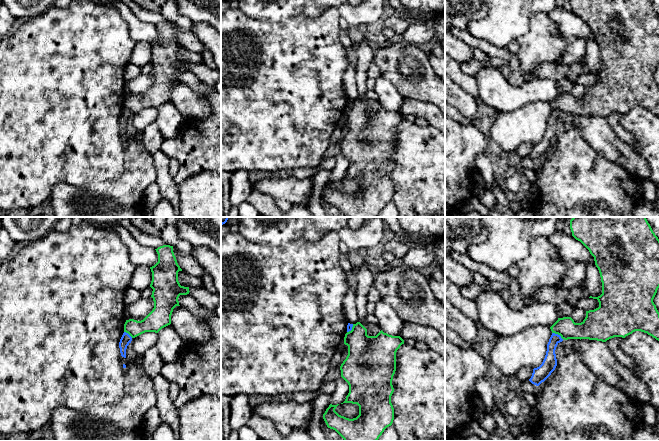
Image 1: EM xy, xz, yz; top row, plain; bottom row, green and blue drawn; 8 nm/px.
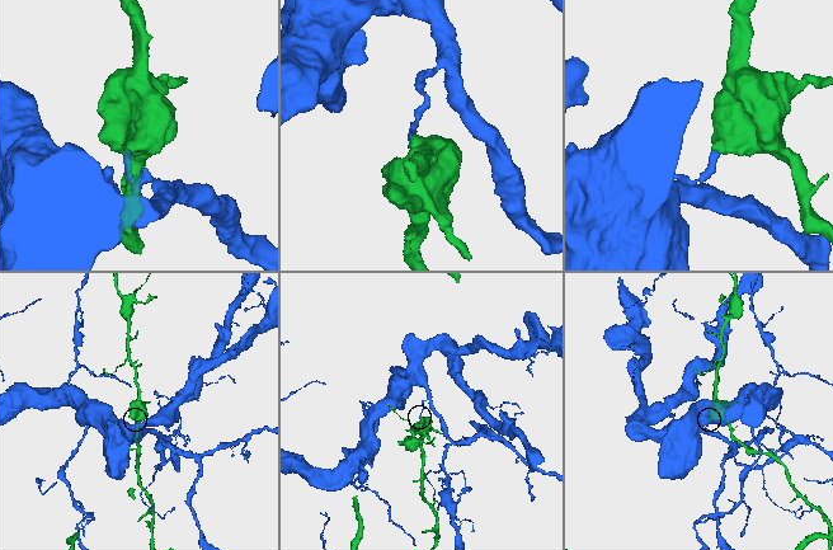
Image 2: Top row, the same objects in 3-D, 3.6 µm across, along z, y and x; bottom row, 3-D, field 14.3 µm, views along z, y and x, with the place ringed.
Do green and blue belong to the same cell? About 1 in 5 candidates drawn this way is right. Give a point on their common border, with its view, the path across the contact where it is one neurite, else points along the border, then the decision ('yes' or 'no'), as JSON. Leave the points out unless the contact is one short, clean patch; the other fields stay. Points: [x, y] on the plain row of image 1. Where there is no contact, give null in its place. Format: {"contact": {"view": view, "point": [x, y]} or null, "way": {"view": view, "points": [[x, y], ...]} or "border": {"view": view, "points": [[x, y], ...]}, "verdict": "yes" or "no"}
{"contact": {"view": "yz", "point": [558, 110]}, "border": {"view": "yz", "points": [[552, 108], [559, 111], [562, 115]]}, "verdict": "no"}

